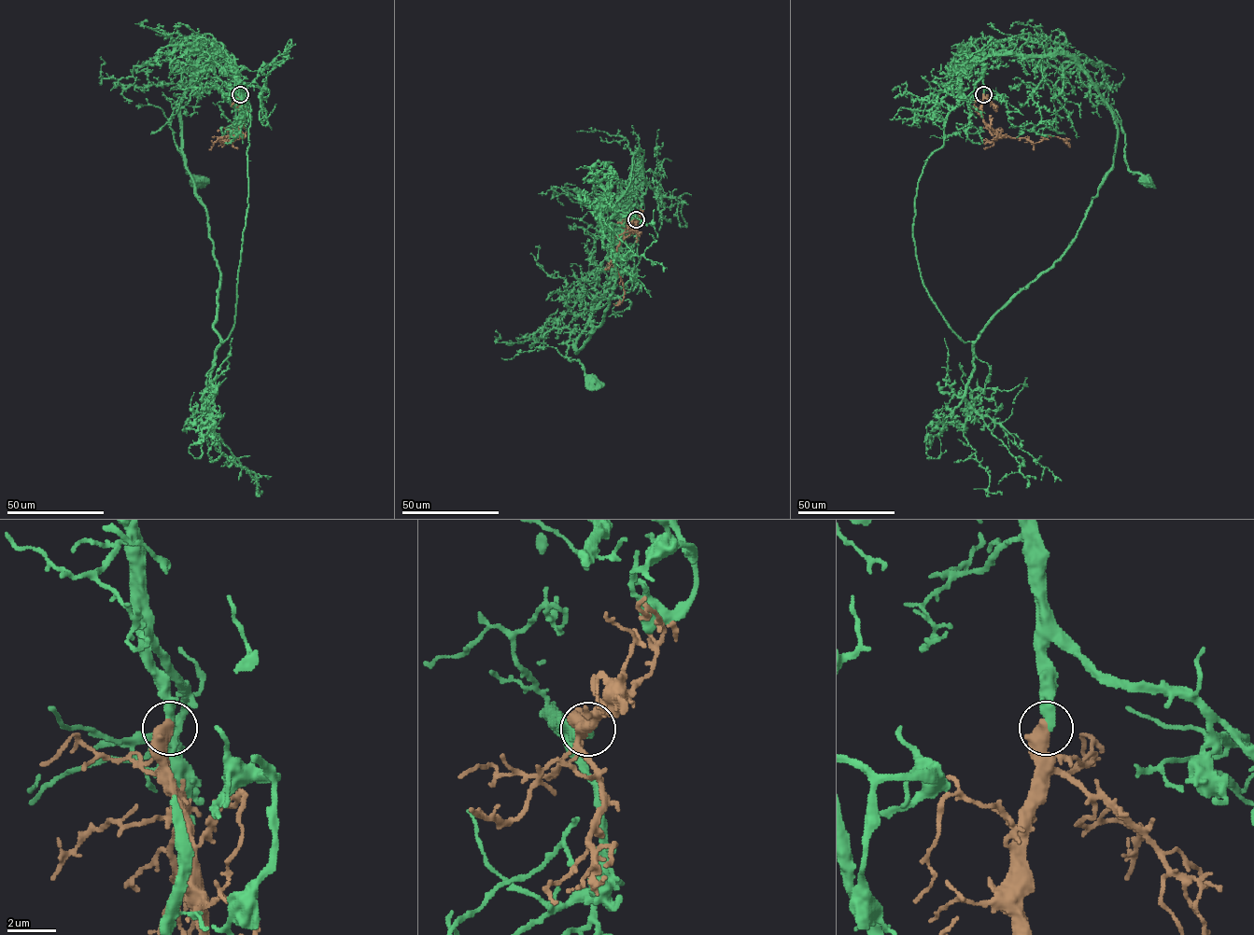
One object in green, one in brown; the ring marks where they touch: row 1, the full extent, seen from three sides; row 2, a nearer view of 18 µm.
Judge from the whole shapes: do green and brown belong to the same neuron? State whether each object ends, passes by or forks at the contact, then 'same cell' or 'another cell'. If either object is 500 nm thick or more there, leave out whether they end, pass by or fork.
same cell

